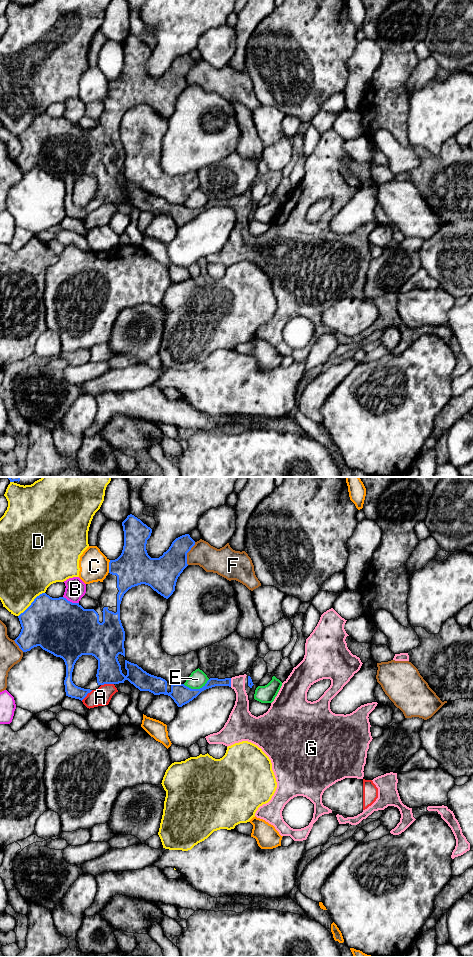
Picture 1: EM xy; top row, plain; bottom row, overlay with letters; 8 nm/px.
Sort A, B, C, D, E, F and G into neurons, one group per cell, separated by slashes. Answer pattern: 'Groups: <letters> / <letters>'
Groups: A / B / C / D / E / F / G

